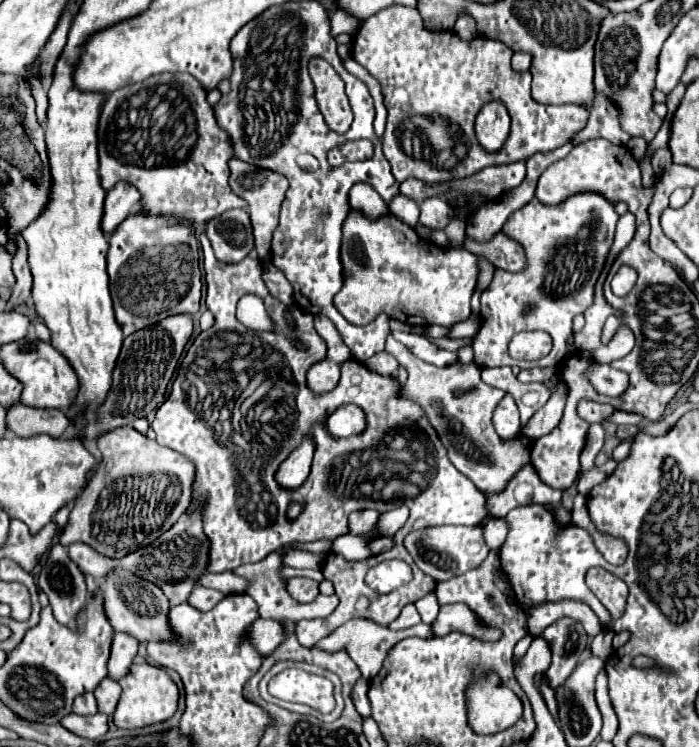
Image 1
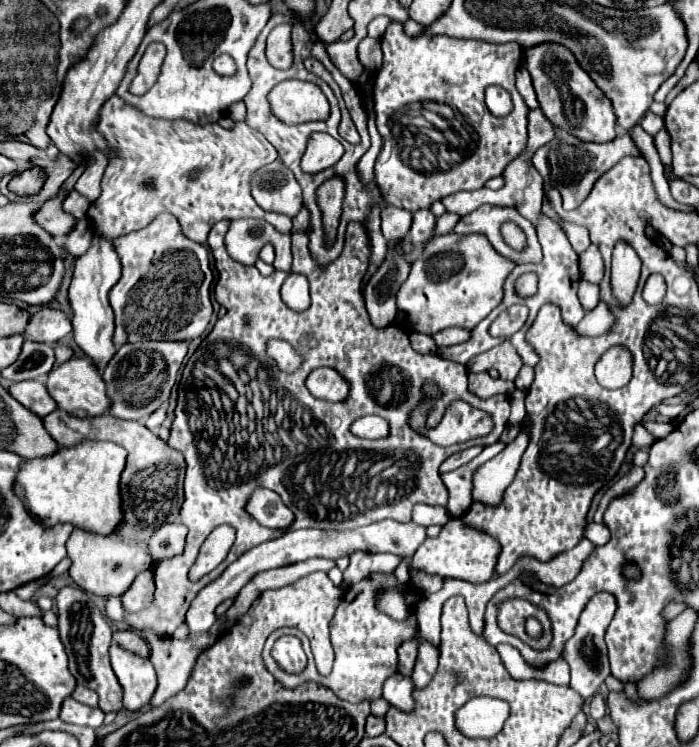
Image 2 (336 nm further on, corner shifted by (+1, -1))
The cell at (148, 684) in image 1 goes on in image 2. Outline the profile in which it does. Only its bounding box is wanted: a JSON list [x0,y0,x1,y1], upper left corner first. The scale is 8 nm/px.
[108,644,156,712]

